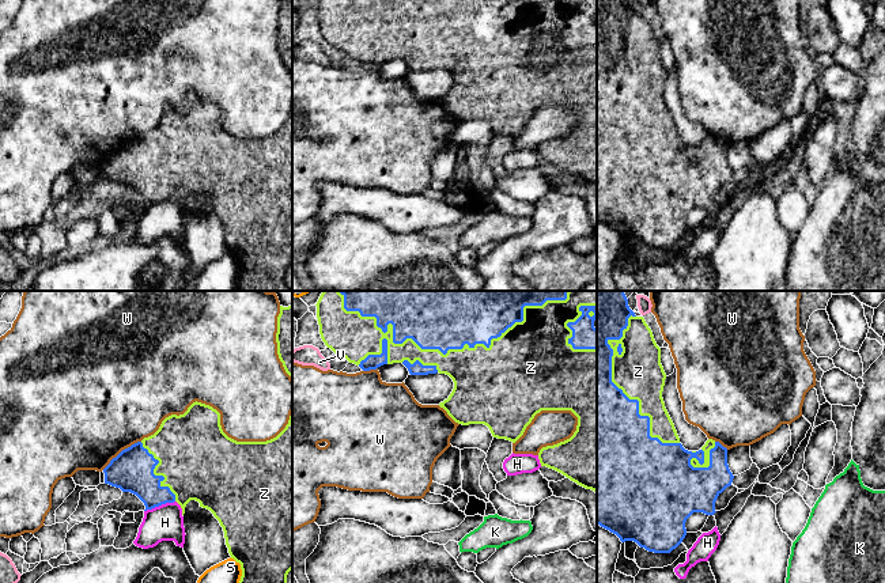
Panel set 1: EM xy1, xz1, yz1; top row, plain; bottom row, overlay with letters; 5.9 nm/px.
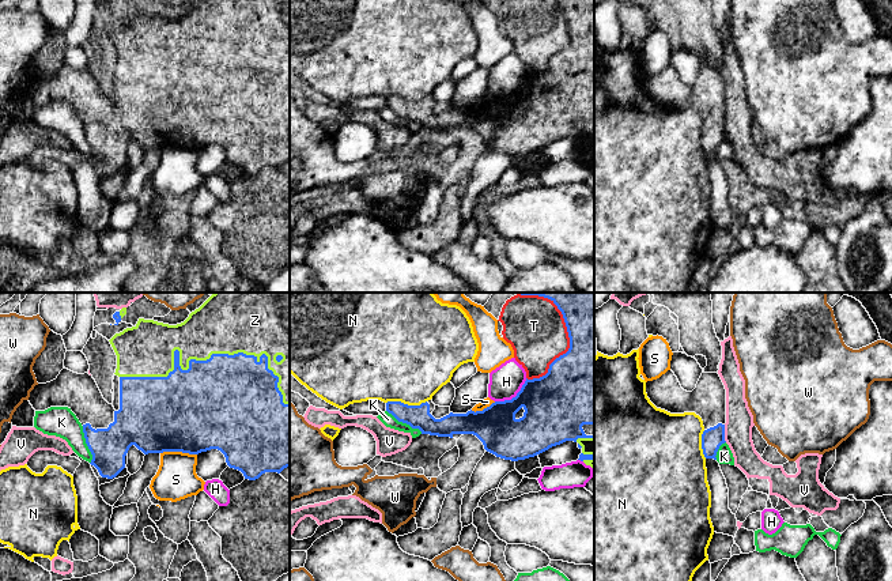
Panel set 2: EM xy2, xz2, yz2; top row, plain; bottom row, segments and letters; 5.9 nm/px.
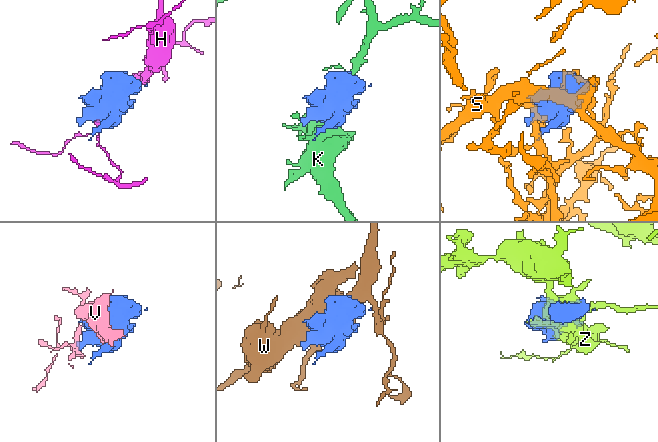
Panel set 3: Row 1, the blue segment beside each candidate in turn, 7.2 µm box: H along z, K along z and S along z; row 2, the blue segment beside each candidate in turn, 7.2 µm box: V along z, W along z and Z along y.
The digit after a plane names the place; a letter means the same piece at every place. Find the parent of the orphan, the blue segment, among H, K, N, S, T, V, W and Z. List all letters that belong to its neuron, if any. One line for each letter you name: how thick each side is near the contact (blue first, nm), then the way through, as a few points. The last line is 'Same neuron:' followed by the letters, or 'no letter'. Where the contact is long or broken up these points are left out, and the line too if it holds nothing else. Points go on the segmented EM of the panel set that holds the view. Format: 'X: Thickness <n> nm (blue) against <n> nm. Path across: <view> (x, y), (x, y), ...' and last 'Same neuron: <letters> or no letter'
Z: Thickness 460 nm (blue) against 320 nm
Same neuron: Z

